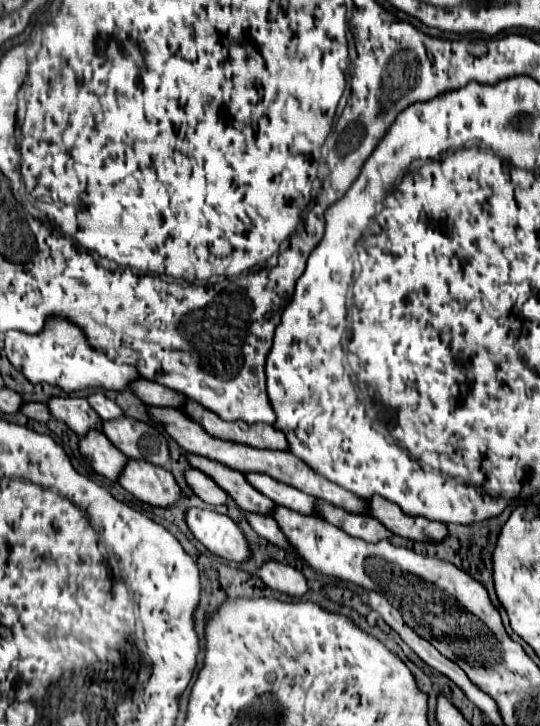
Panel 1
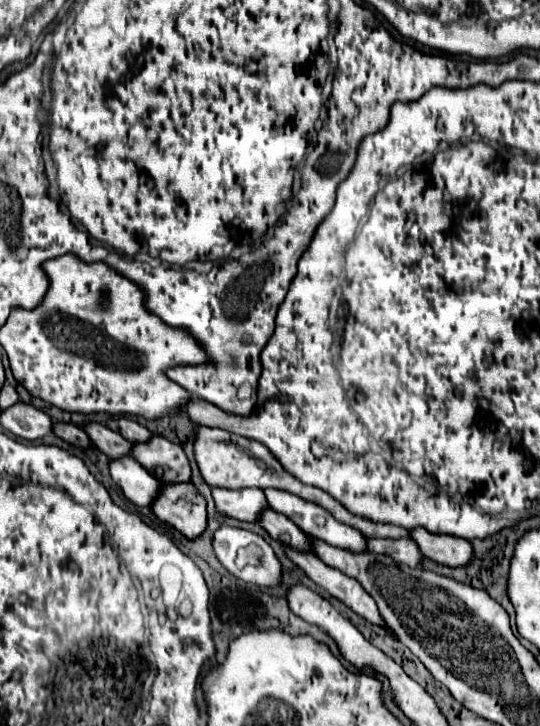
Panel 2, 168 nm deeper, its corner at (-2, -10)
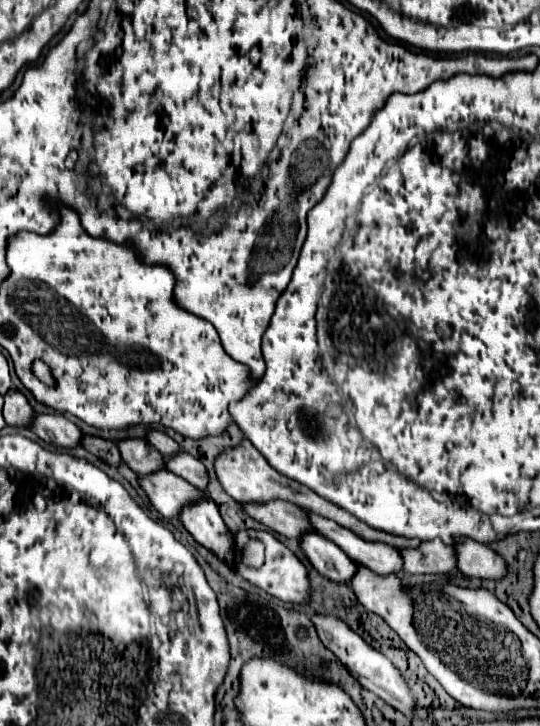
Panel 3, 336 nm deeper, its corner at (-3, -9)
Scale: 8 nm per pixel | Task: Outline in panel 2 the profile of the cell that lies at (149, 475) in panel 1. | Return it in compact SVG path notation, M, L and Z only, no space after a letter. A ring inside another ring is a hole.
M177 483L177 485L163 485L161 495L155 499L153 503L153 513L173 525L177 531L181 531L187 539L197 539L199 535L203 535L203 531L207 529L207 501L205 497L197 491L197 487L193 483Z

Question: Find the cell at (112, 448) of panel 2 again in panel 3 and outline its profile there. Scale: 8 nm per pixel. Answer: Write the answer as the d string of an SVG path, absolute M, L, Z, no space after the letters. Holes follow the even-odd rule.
M138 438L118 440L118 450L120 450L122 460L136 474L150 474L150 472L160 470L164 466L162 454L146 440L138 440Z

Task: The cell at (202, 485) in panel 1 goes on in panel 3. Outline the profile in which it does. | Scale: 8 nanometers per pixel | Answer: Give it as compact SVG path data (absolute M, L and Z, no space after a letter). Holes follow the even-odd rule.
M266 502L262 506L242 506L242 510L266 528L292 540L298 540L302 532L312 530L304 510L292 502Z

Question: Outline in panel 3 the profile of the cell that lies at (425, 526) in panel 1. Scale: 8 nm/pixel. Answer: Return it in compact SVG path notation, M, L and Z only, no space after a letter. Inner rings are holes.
M454 538L456 568L468 578L500 580L506 574L504 560L492 552L486 544L472 538Z

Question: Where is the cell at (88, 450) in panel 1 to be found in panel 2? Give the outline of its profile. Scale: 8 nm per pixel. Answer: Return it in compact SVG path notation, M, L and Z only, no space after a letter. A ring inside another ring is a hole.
M133 457L115 459L109 465L113 481L123 489L125 497L141 507L151 507L163 485Z

